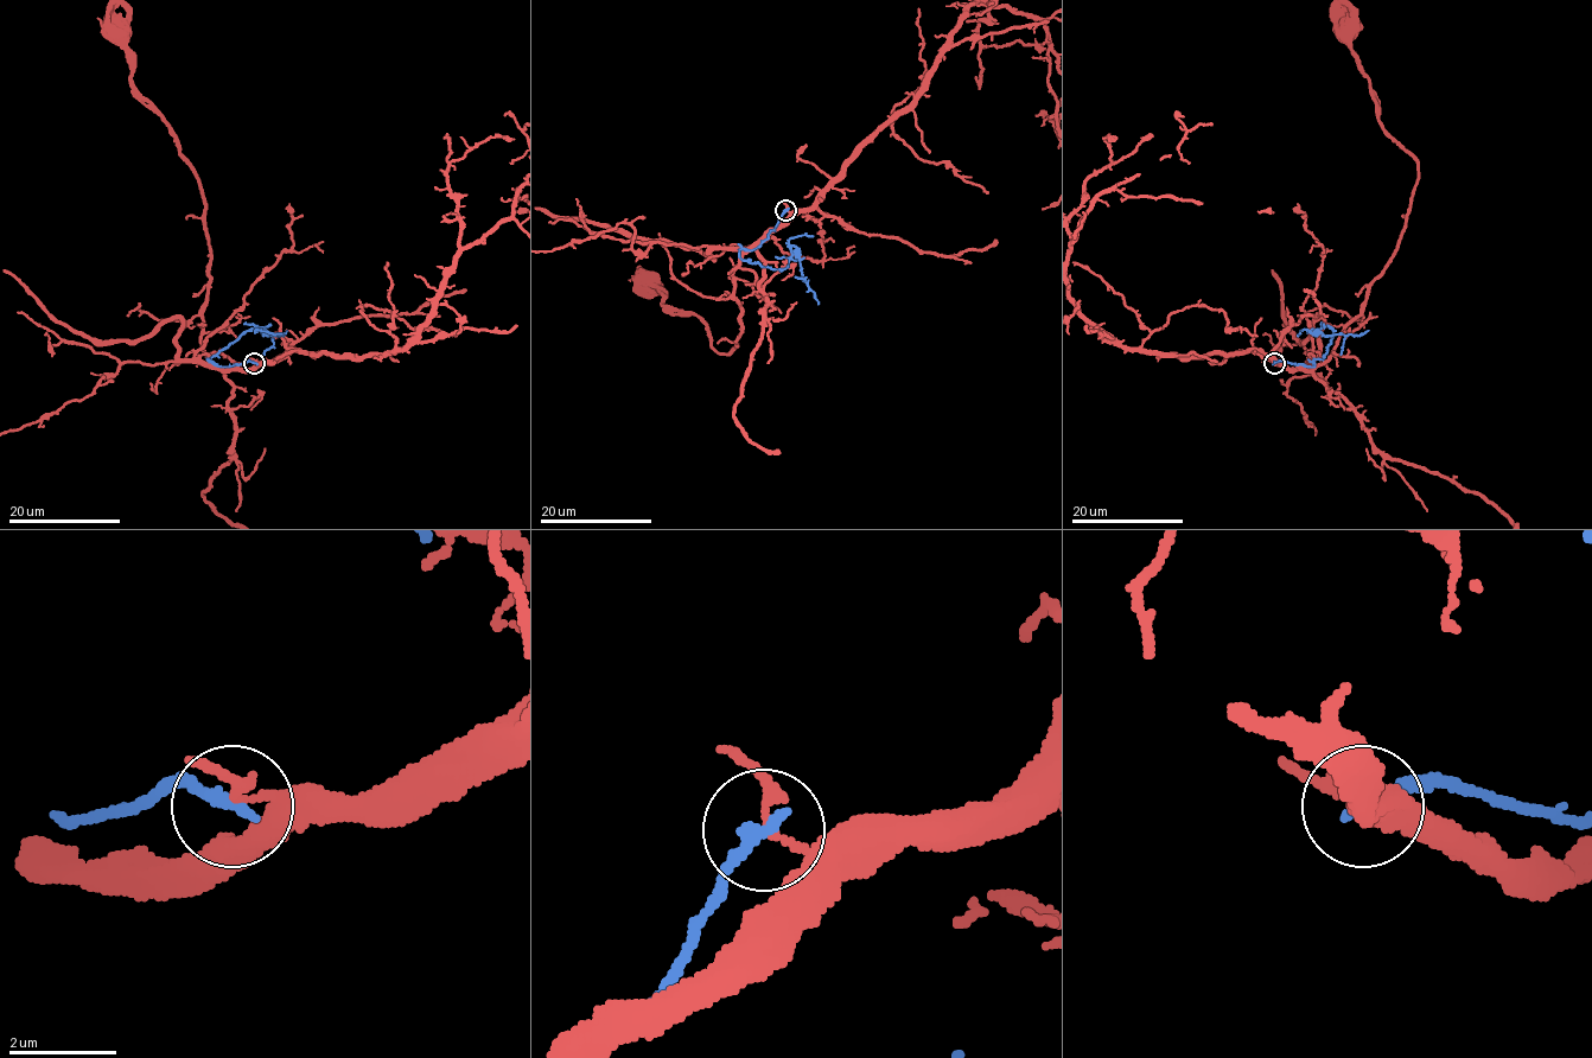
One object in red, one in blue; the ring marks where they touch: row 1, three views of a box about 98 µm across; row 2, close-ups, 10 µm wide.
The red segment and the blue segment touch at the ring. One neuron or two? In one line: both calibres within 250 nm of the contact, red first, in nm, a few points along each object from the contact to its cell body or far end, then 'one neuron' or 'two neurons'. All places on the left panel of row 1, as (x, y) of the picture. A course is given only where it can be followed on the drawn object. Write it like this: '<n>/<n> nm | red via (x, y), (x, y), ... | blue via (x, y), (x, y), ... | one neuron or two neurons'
150/280 nm | red via (254, 362), (248, 369), (216, 369), (204, 352), (211, 252), (203, 192), (178, 136), (133, 84), (118, 30) | blue via (254, 362), (228, 367), (214, 365), (208, 359), (256, 326), (268, 336), (287, 331) | two neurons

